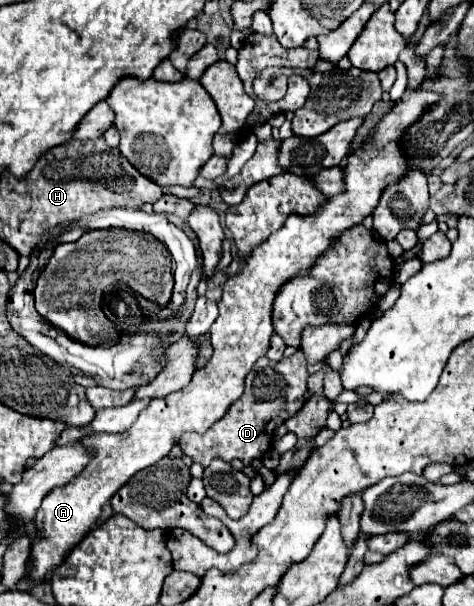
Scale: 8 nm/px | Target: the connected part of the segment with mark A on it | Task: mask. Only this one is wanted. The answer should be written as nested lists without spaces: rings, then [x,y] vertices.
[[[406,90],[402,94],[402,98],[394,104],[394,108],[380,120],[380,124],[376,124],[376,128],[372,130],[372,136],[364,142],[364,146],[356,148],[350,156],[348,162],[344,166],[344,192],[340,196],[332,196],[328,198],[324,204],[320,204],[320,208],[308,216],[300,216],[300,214],[290,214],[288,220],[284,222],[284,226],[276,232],[272,232],[262,244],[258,244],[256,248],[252,248],[250,256],[246,258],[246,264],[240,272],[232,274],[228,278],[228,282],[224,284],[224,294],[222,300],[218,302],[220,314],[216,318],[216,322],[210,328],[210,338],[212,338],[212,346],[214,346],[214,354],[210,358],[210,362],[202,368],[196,370],[190,384],[174,394],[168,394],[166,398],[154,398],[138,416],[138,420],[132,424],[130,430],[122,432],[122,434],[96,434],[96,436],[88,436],[84,440],[80,440],[82,444],[88,444],[88,448],[96,448],[92,454],[90,464],[86,466],[86,470],[76,476],[70,484],[62,486],[62,488],[54,488],[42,502],[38,514],[36,514],[36,526],[42,532],[44,538],[34,538],[32,544],[32,556],[30,556],[30,578],[34,580],[44,580],[44,576],[54,570],[56,566],[60,566],[66,558],[66,554],[88,534],[88,530],[92,530],[92,524],[96,524],[96,518],[100,516],[102,506],[114,496],[114,492],[118,492],[136,472],[156,464],[158,460],[162,460],[164,456],[170,454],[170,450],[178,444],[180,436],[184,432],[198,432],[204,434],[216,420],[220,420],[232,400],[238,400],[244,392],[244,378],[250,372],[250,368],[254,366],[254,362],[258,358],[262,358],[268,348],[270,348],[270,338],[274,334],[274,326],[272,326],[272,304],[276,294],[280,292],[280,288],[290,282],[292,278],[298,276],[306,276],[310,272],[310,268],[316,264],[316,260],[320,258],[320,254],[324,254],[326,250],[332,248],[332,244],[340,238],[340,234],[352,226],[362,224],[362,220],[366,216],[370,216],[384,192],[384,188],[396,184],[400,178],[406,176],[408,172],[408,156],[404,152],[404,132],[406,128],[412,126],[412,122],[416,122],[428,108],[430,104],[438,104],[440,102],[440,94],[428,92],[428,90]]]

